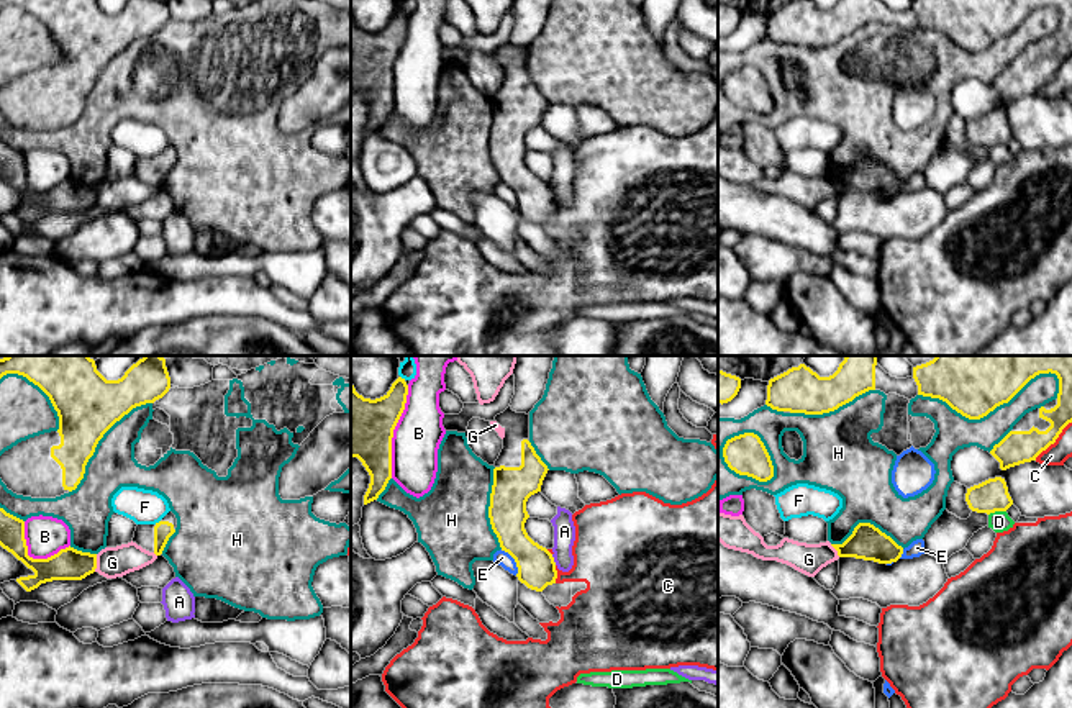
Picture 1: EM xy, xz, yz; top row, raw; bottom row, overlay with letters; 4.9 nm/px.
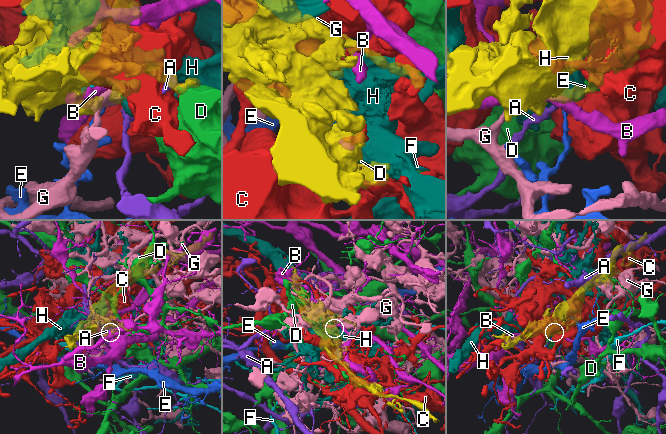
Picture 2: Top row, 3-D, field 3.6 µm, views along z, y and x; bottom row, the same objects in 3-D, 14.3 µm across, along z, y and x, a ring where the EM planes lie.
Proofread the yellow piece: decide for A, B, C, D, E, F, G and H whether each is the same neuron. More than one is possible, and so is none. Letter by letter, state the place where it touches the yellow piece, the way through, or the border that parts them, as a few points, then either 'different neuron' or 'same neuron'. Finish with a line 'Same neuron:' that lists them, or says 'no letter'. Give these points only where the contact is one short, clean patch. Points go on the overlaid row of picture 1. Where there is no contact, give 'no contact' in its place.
A: xz (553, 559) | along xz (551, 554), (556, 564) | different neuron
B: xz (392, 431) | different neuron
C: yz (1054, 441) | different neuron
D: yz (997, 510) | along yz (1005, 510), (995, 510), (989, 515) | different neuron
E: xz (515, 561) | different neuron
F: xy (156, 523) | along xy (159, 520), (154, 523) | different neuron
G: xy (95, 562) | along xy (97, 554), (97, 567), (94, 571) | different neuron
H: yz (989, 412) | different neuron
Same neuron: no letter

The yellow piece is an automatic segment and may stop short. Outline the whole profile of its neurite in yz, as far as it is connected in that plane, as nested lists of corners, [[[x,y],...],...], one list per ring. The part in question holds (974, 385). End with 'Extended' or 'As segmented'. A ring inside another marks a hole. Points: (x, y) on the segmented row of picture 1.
[[[846,356],[829,377],[820,377],[810,367],[800,364],[770,379],[765,405],[777,411],[823,415],[838,410],[869,390],[880,390],[885,395],[897,393],[908,400],[916,395],[939,398],[962,416],[980,420],[997,406],[1008,403],[1031,379],[1049,372],[1059,379],[1057,398],[1026,413],[990,451],[1000,462],[1000,469],[1006,470],[1036,461],[1072,423],[1072,356],[936,356],[933,361],[913,367],[913,375],[906,379],[887,374],[877,364],[877,356]]]. Extended

